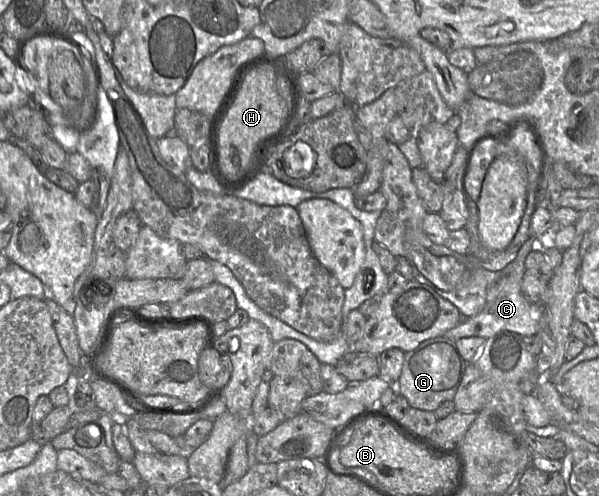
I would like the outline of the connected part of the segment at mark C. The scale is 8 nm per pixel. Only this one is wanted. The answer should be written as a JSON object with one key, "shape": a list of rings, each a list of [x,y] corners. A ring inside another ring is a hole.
{"shape":[[[550,232],[545,238],[539,239],[531,236],[520,248],[517,257],[501,272],[499,279],[491,285],[486,293],[486,303],[483,310],[469,318],[463,318],[454,328],[446,332],[445,337],[456,341],[464,337],[489,337],[501,332],[512,331],[520,336],[534,336],[541,327],[542,306],[531,304],[522,294],[521,283],[526,272],[525,261],[528,254],[535,248],[542,248],[545,241],[549,241]]]}

